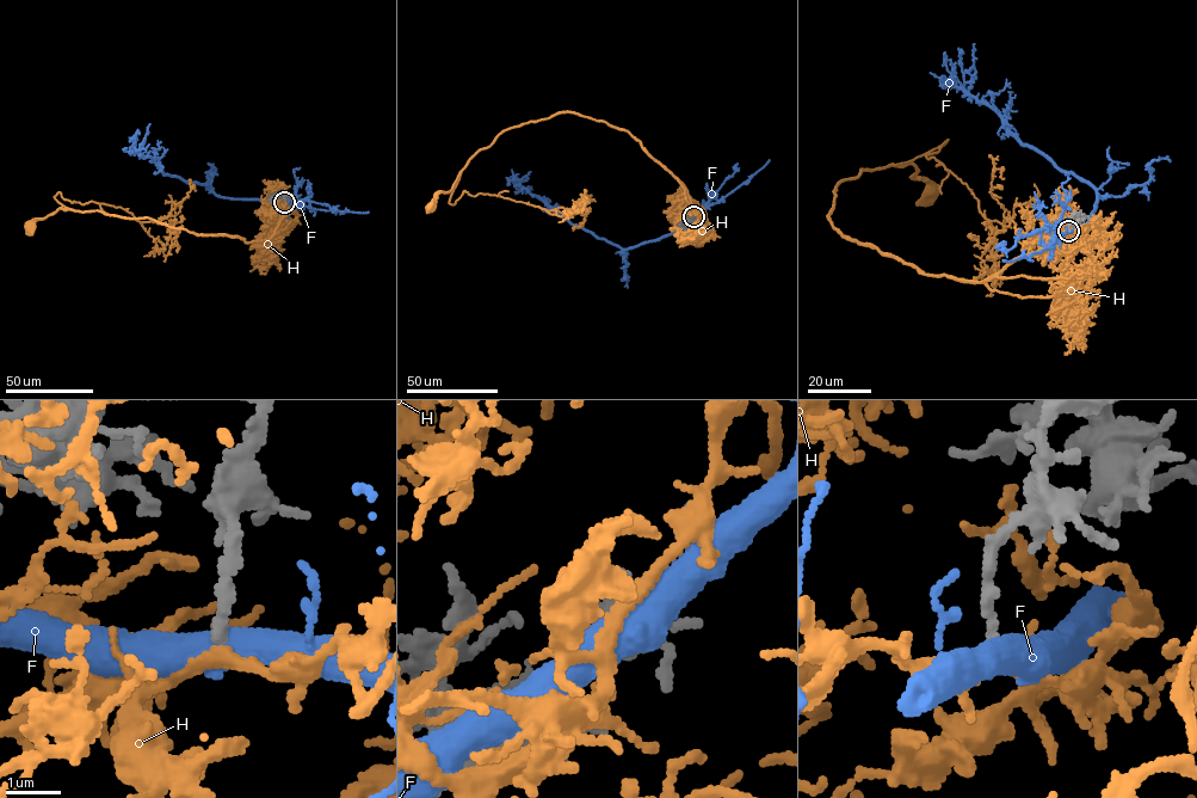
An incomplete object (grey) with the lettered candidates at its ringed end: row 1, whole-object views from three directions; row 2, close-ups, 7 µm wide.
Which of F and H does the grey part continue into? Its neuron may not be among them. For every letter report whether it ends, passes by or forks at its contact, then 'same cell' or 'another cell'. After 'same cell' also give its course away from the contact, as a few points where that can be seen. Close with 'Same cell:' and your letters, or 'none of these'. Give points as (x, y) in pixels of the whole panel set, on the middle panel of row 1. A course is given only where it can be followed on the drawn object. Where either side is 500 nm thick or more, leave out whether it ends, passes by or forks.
F: another cell
H: it passes by | same cell | via (693, 216), (697, 204), (640, 142), (623, 129), (568, 111), (505, 129), (476, 151), (431, 206)
Same cell: H

